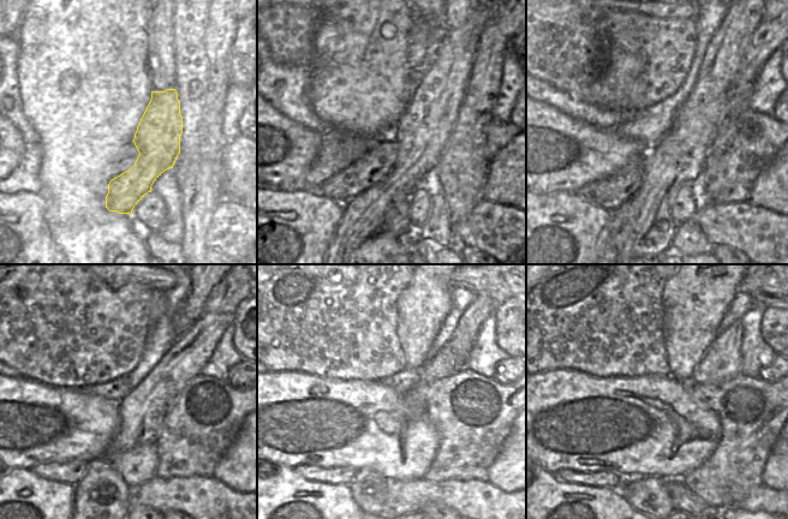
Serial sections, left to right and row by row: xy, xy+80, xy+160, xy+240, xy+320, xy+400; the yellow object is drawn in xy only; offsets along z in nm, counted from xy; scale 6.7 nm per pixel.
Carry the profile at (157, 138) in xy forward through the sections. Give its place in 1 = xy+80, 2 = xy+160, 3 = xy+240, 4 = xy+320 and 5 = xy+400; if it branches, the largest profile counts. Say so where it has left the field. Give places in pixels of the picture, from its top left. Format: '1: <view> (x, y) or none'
1: xy+80 (421, 133)
2: xy+160 (723, 55)
3: xy+240 (192, 309)
4: none
5: none

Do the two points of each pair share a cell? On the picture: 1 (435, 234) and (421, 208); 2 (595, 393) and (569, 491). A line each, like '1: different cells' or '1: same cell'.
1: different cells
2: different cells

